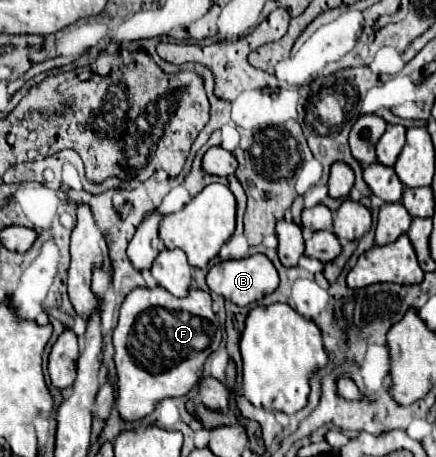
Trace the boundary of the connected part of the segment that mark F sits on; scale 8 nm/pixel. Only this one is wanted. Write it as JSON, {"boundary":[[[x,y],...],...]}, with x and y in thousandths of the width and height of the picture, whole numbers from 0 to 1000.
{"boundary":[[[326,628],[289,646],[257,742],[271,825],[266,895],[284,921],[321,921],[372,873],[417,869],[454,842],[468,790],[500,764],[509,729],[472,637],[440,628],[436,646],[413,654],[372,628]]]}

